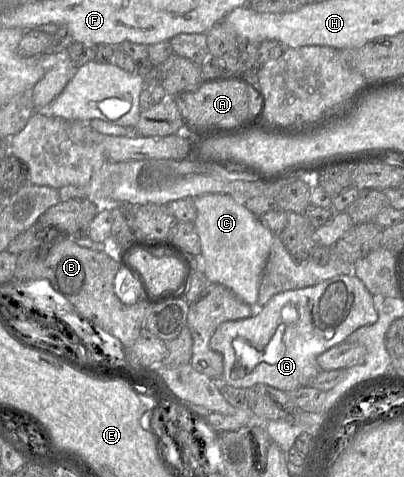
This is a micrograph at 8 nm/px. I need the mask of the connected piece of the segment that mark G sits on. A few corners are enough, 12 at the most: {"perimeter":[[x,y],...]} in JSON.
{"perimeter":[[353,273],[222,323],[220,384],[308,386],[376,323]]}

